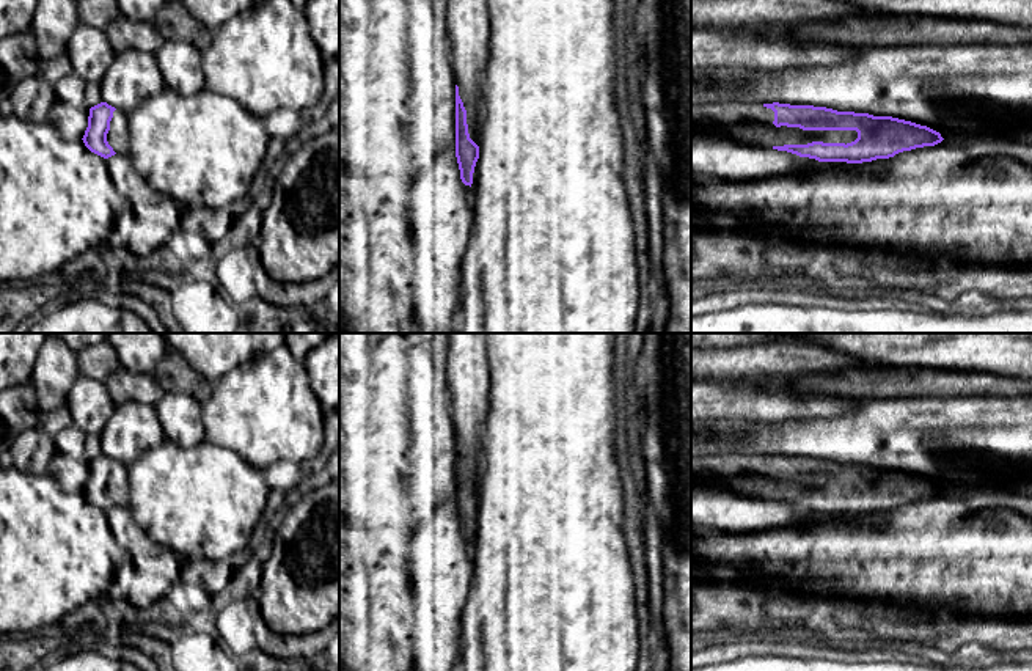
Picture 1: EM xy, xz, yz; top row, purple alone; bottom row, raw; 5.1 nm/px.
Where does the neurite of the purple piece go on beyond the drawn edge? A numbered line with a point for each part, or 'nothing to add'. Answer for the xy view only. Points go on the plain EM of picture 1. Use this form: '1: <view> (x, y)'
1: xy (118, 489)

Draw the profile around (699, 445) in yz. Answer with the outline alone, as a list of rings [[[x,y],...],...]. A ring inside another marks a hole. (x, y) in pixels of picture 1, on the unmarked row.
[[[691,434],[691,457],[705,454],[746,454],[738,440]]]

